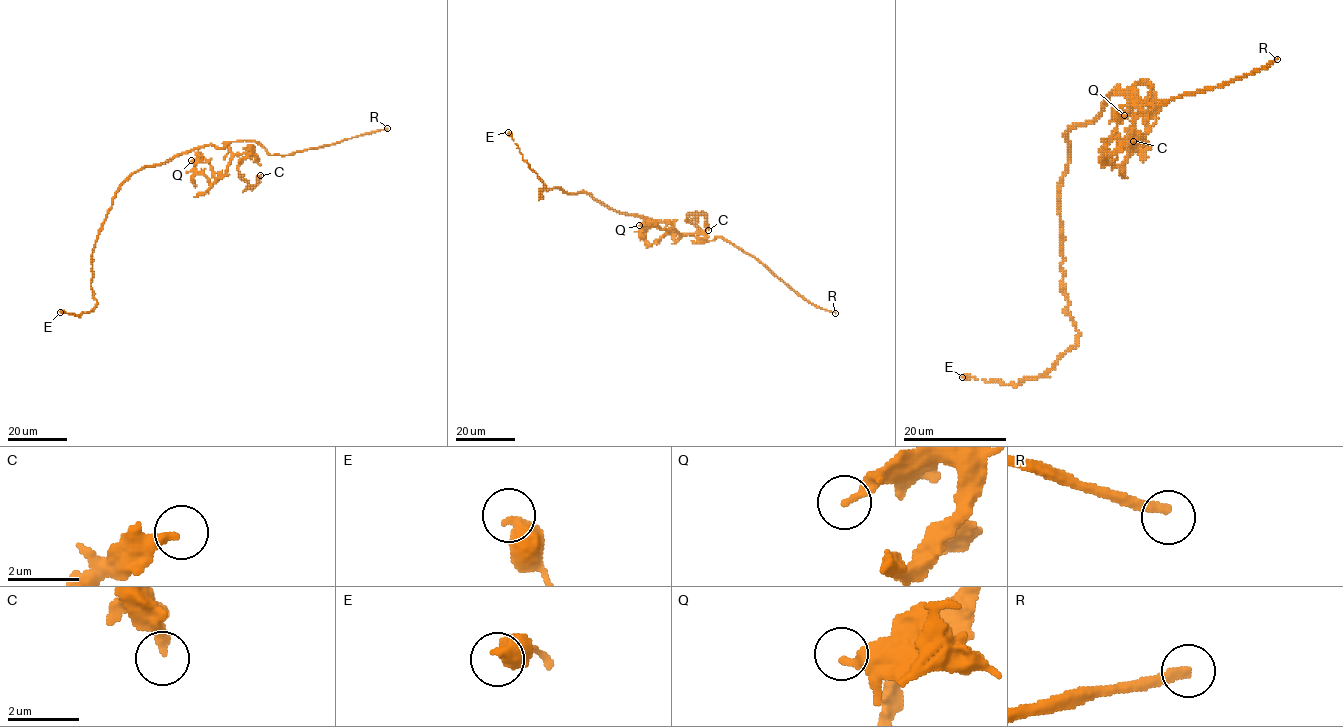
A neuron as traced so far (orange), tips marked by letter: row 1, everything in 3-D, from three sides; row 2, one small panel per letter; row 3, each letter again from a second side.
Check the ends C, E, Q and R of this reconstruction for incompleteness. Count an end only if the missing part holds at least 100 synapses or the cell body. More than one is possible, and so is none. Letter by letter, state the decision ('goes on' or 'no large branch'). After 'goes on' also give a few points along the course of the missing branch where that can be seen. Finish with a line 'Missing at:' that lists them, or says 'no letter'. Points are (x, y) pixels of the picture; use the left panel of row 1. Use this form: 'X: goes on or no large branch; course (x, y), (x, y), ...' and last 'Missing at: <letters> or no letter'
C: no large branch
E: no large branch
Q: no large branch
R: goes on
Missing at: R

